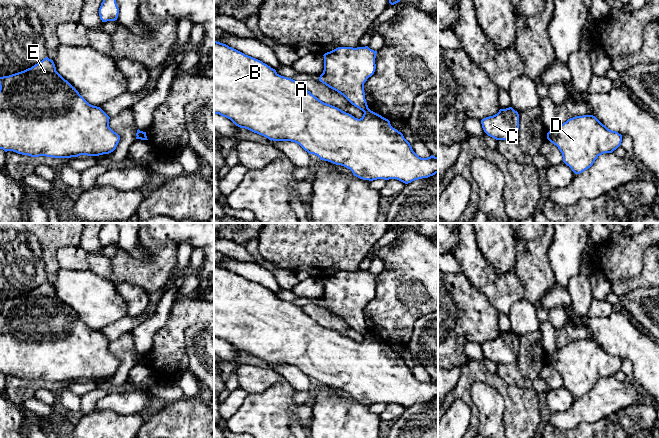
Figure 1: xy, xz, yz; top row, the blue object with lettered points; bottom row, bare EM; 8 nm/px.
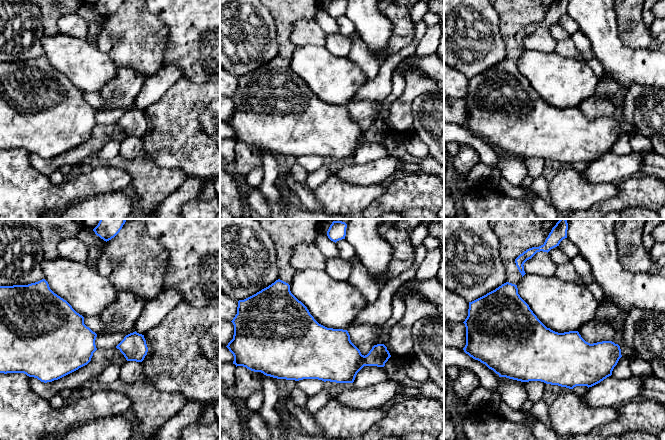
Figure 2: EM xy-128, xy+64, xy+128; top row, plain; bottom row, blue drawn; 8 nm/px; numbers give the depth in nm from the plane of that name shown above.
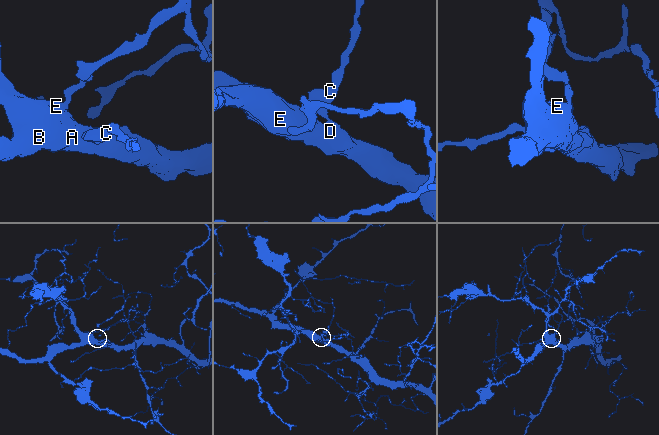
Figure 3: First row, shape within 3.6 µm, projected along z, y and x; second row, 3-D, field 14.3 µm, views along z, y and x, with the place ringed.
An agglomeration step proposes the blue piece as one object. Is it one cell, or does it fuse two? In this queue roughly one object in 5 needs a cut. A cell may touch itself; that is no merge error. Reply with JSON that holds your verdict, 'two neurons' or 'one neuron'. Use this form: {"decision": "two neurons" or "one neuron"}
{"decision": "two neurons"}

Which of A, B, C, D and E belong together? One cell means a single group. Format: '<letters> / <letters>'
A B D E / C

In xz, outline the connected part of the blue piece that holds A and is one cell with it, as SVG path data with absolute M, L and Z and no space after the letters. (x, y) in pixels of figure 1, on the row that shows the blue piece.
M214 41L214 113L230 119L236 126L240 128L248 129L254 133L262 135L269 140L273 141L291 141L299 144L309 154L314 154L320 158L320 160L328 161L336 165L344 166L350 169L354 176L363 180L377 180L377 179L397 179L405 184L412 181L428 178L438 173L438 157L431 155L427 158L419 157L412 149L410 143L404 138L403 134L393 128L390 121L381 115L367 109L364 111L363 116L358 119L349 113L342 111L341 109L324 103L315 97L310 91L308 91L302 83L299 83L291 78L287 78L279 75L275 69L271 68L262 61L255 59L251 56L229 47L226 44Z

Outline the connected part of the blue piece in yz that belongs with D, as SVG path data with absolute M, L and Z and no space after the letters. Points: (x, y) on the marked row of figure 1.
M593 115L576 116L548 132L547 139L562 153L563 162L575 174L590 168L595 160L604 153L612 153L622 142L622 135L608 129Z

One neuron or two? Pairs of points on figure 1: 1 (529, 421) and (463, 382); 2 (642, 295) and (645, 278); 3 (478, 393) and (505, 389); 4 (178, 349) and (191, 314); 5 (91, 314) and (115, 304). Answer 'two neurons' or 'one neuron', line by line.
1: one neuron
2: two neurons
3: two neurons
4: one neuron
5: one neuron

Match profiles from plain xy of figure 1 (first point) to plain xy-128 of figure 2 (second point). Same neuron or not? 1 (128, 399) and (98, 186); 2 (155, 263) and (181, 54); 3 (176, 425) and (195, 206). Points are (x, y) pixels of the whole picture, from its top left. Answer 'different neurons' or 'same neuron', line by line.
1: same neuron
2: different neurons
3: same neuron

